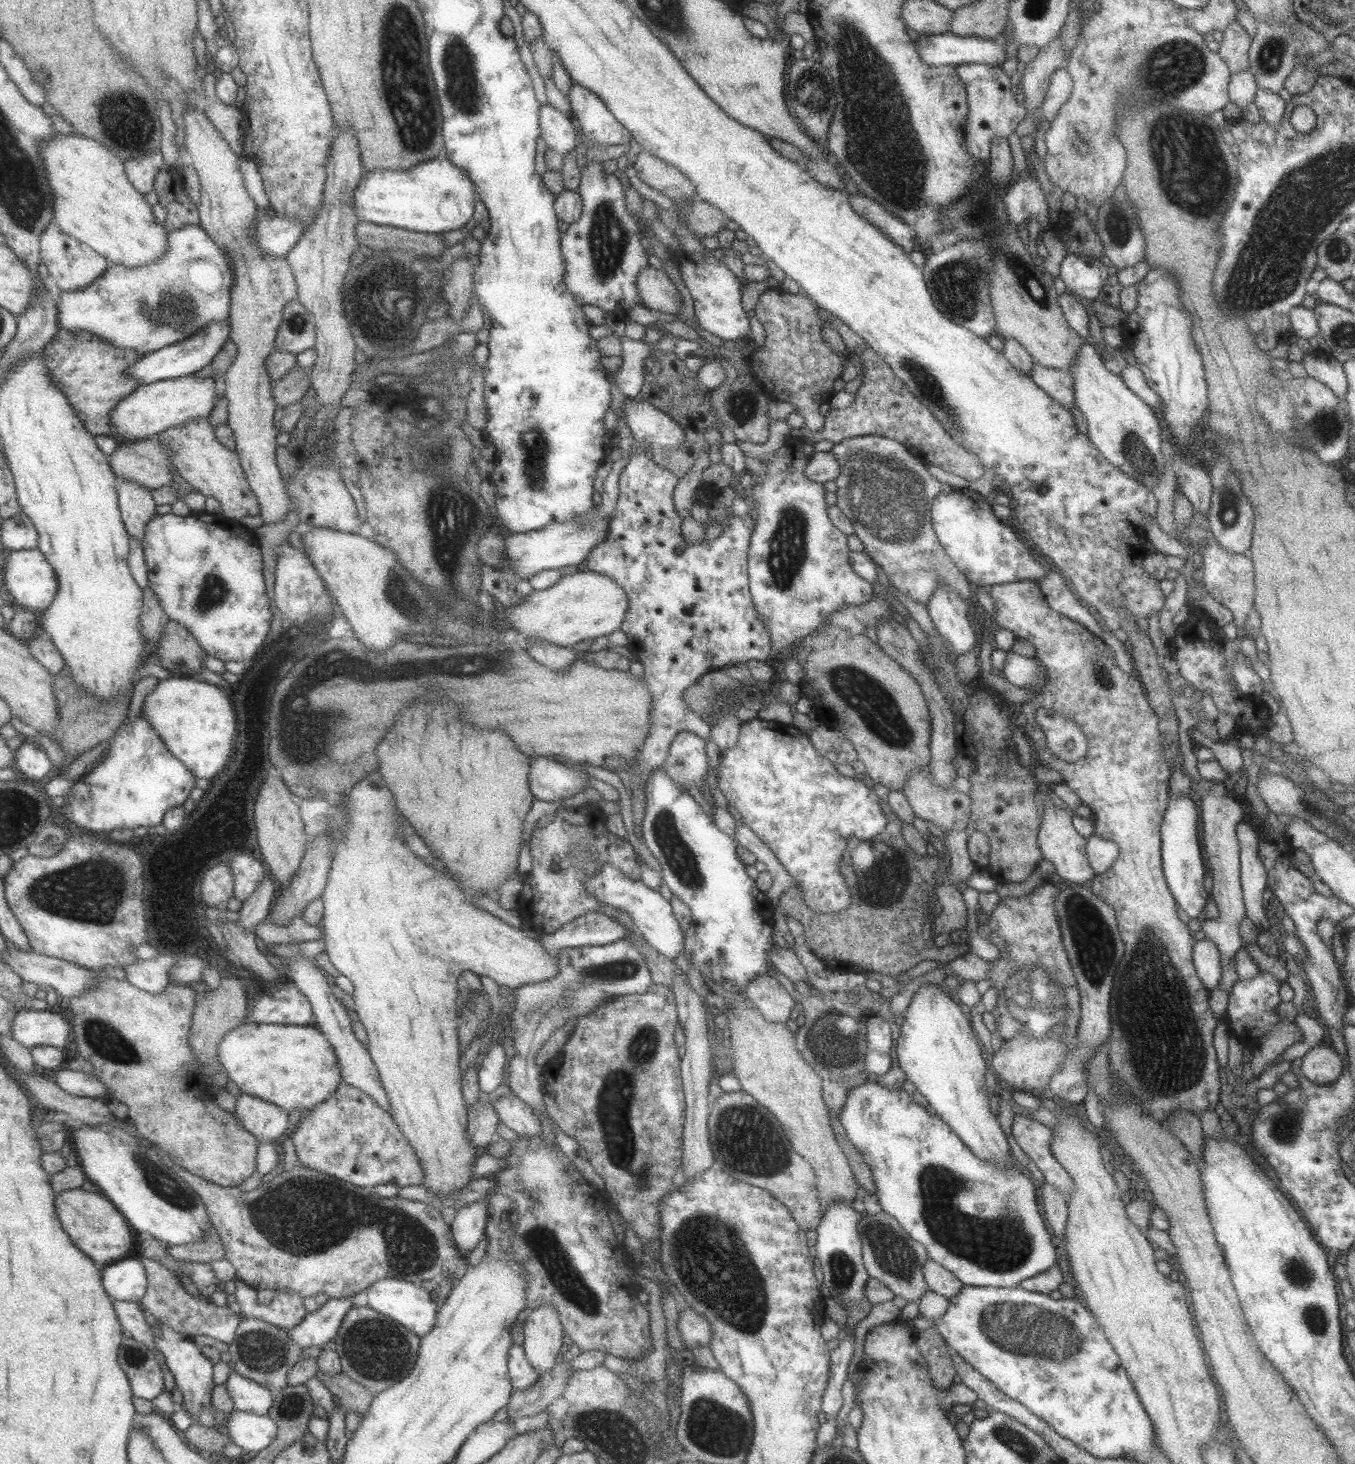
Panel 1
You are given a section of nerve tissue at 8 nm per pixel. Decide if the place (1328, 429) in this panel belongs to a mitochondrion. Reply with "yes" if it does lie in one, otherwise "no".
yes

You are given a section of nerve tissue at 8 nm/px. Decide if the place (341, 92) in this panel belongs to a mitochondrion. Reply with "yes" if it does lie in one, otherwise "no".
no

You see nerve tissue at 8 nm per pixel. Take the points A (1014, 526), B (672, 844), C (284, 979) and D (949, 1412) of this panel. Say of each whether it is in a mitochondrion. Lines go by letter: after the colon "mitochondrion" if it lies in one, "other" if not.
A: other
B: mitochondrion
C: other
D: other

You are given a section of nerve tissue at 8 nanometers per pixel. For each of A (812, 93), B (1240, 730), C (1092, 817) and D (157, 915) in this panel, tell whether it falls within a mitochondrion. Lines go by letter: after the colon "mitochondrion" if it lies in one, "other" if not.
A: mitochondrion
B: other
C: other
D: other

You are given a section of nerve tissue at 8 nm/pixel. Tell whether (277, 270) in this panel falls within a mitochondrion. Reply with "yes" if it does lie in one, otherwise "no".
no

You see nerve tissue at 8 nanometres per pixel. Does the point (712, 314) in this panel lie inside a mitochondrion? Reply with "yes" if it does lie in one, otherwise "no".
no

